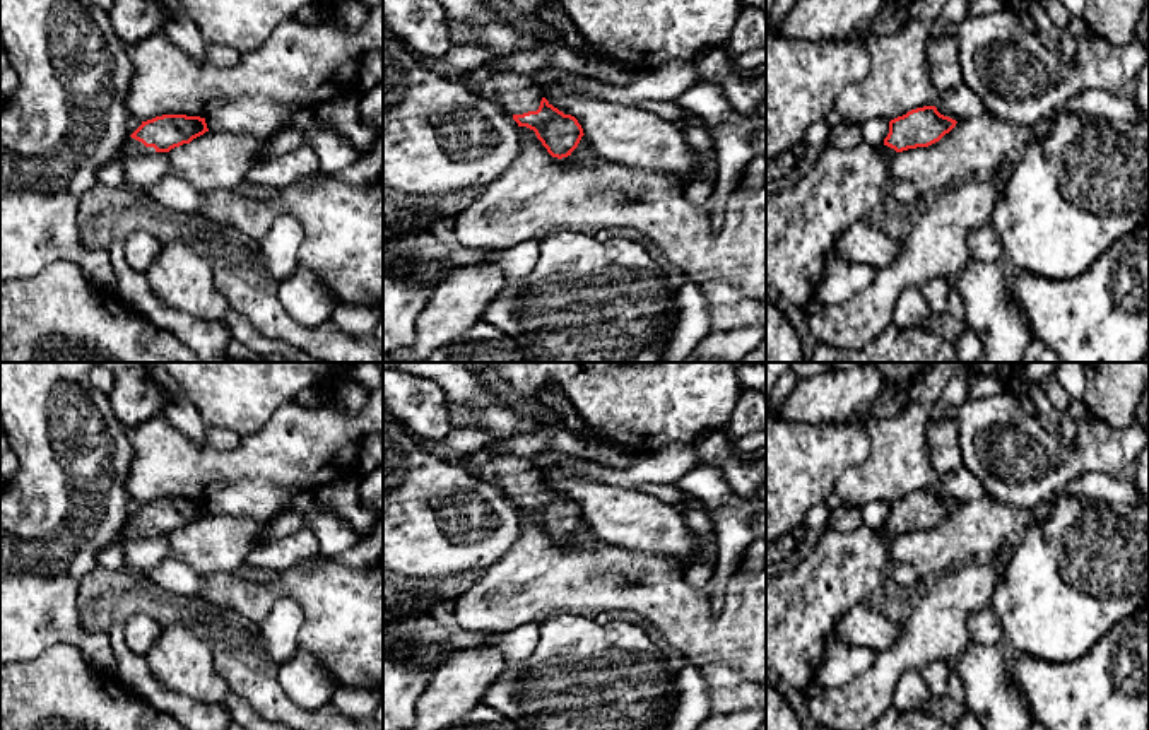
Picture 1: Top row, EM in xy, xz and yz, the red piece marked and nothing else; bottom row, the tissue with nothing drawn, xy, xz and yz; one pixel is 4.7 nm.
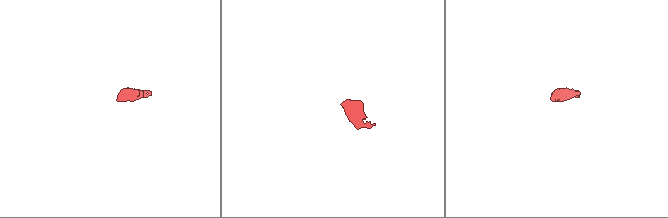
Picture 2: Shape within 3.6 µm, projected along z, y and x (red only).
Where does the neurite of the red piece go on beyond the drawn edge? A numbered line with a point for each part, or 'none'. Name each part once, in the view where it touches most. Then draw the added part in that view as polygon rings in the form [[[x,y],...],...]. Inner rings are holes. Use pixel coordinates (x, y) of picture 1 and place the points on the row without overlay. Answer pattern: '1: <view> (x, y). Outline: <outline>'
1: xz (517, 476). Outline: [[[496,451],[489,467],[492,480],[511,499],[537,494],[540,489],[542,477],[537,472],[537,465],[530,458]]]

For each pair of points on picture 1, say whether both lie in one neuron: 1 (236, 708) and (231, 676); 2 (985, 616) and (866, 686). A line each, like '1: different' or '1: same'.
1: different
2: different

